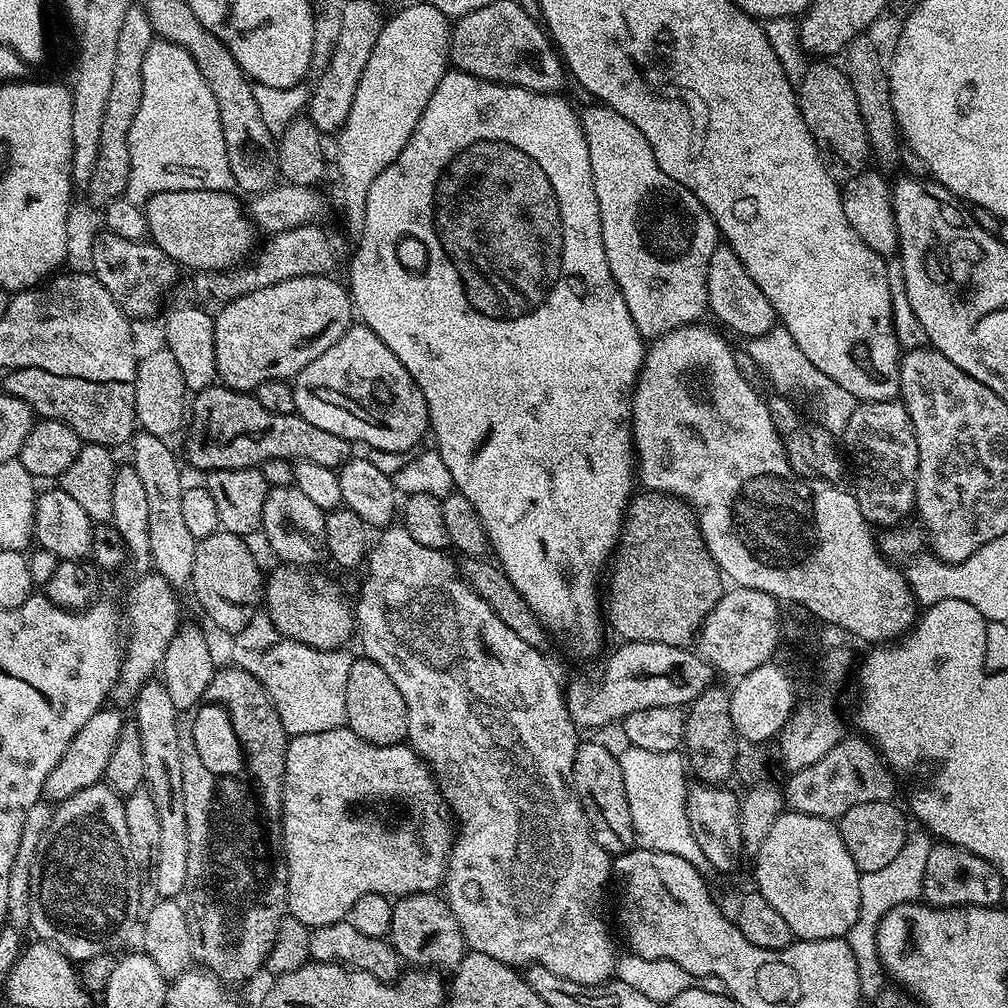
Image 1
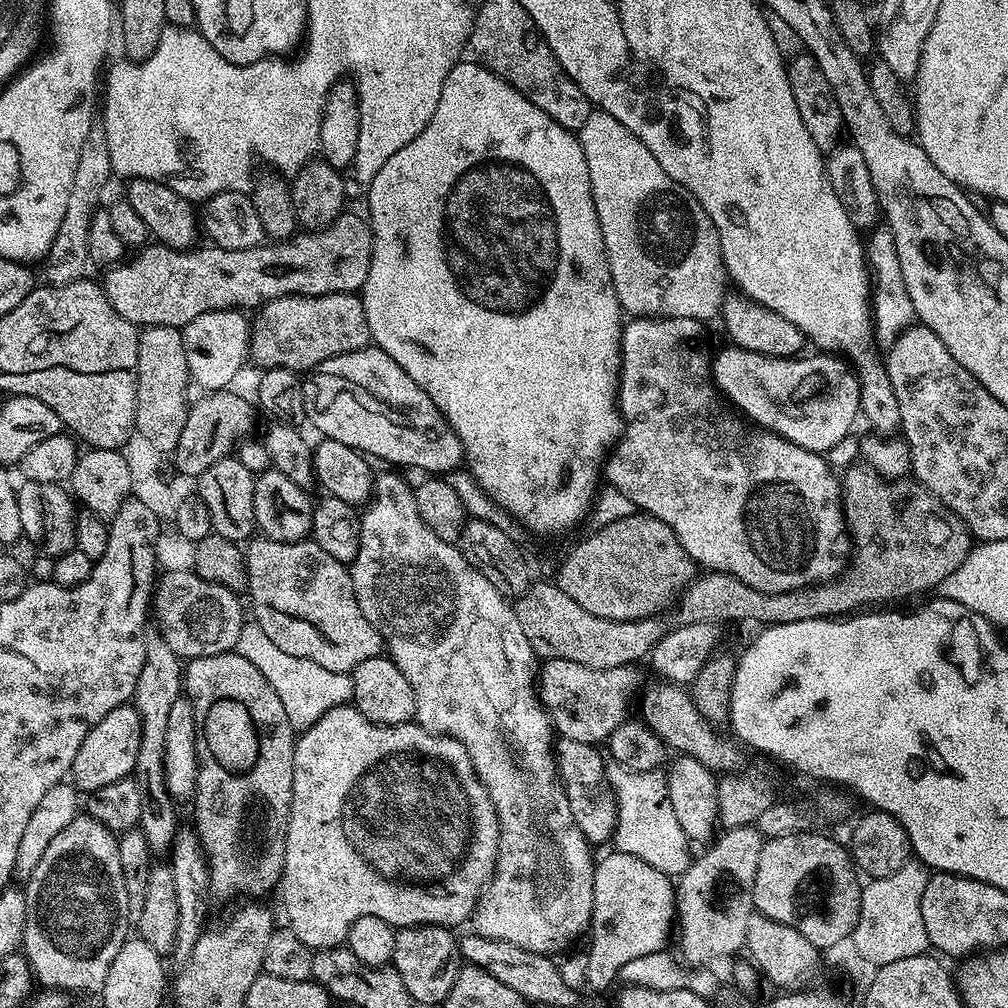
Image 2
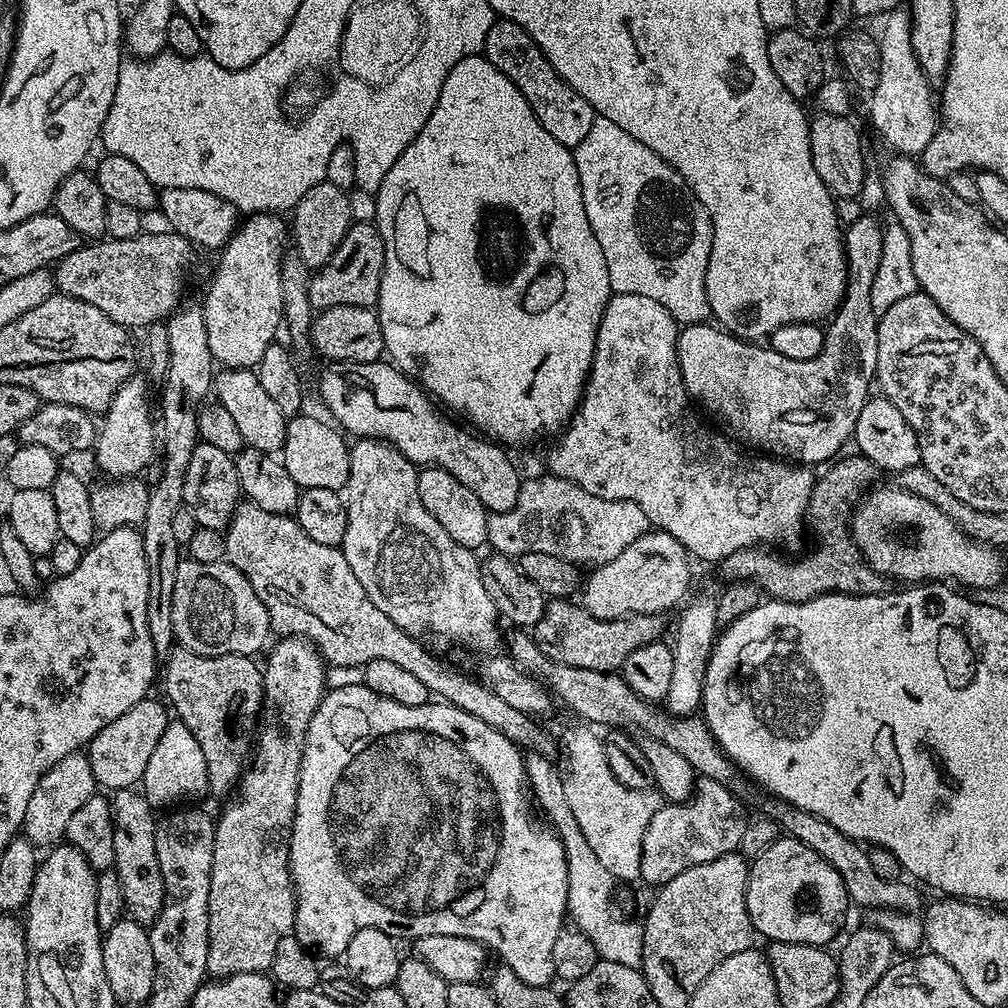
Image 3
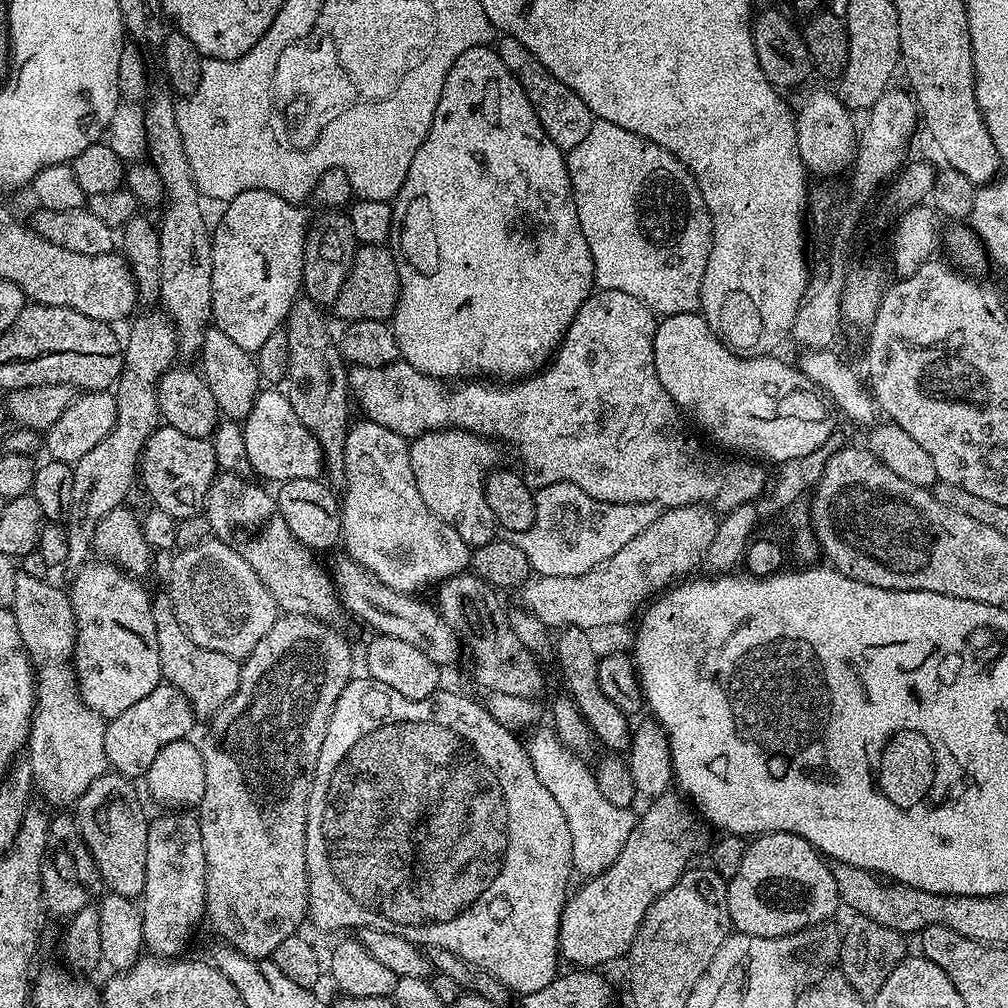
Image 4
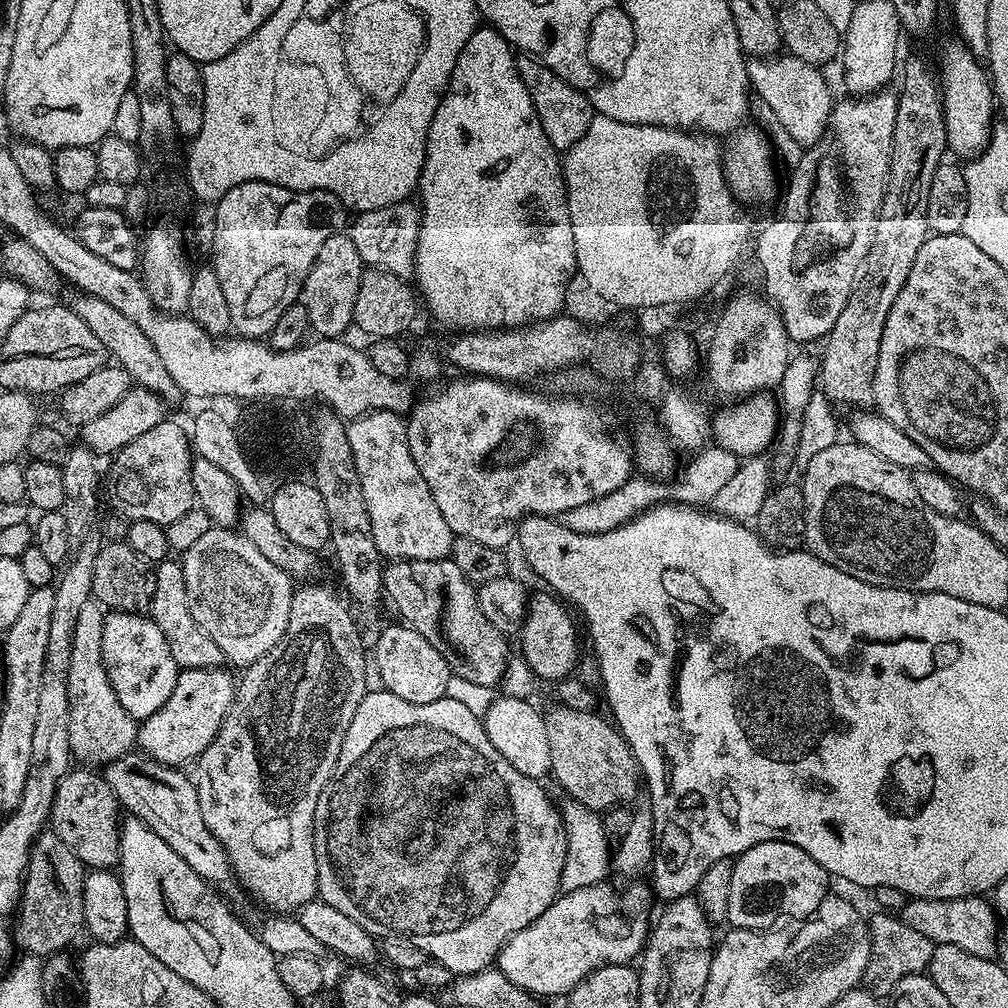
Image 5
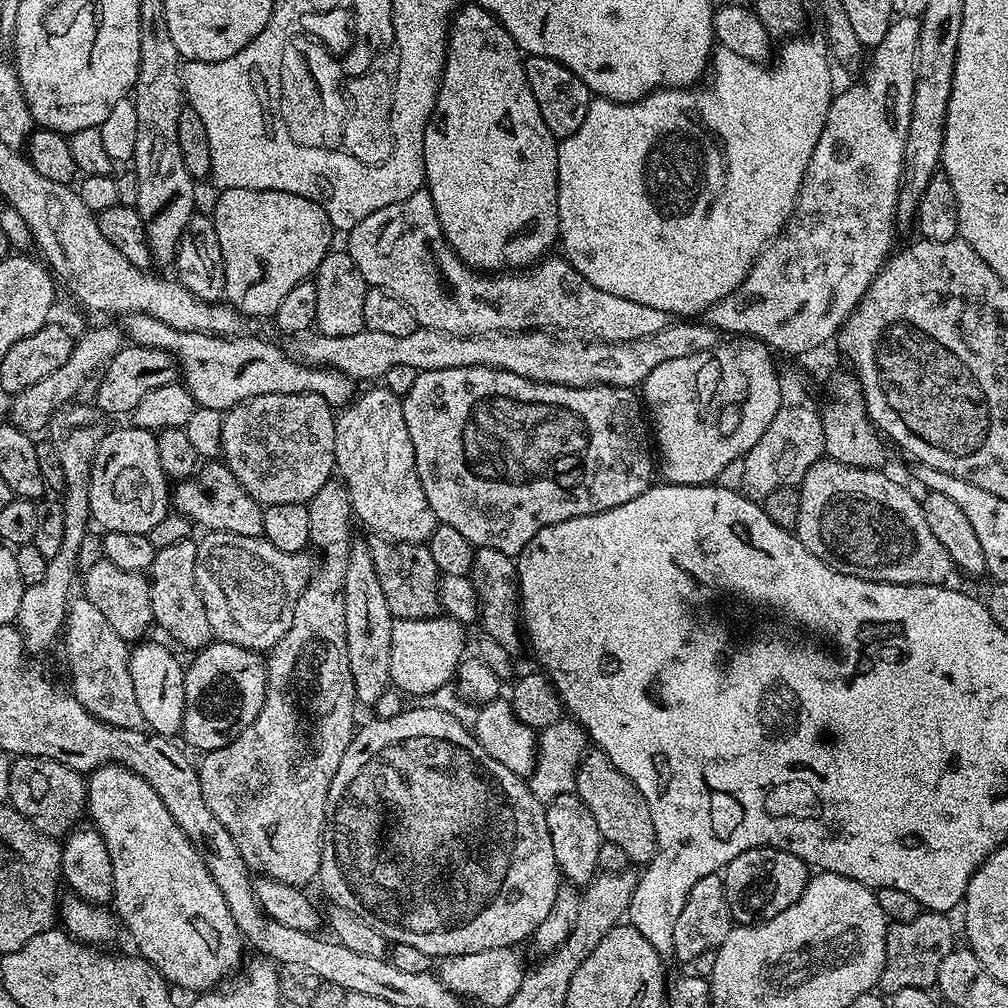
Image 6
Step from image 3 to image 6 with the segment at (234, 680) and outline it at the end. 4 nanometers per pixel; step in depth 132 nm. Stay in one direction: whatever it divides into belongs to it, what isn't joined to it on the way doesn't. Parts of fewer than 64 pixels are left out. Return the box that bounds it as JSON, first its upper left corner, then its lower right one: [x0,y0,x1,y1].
[150,538,214,650]

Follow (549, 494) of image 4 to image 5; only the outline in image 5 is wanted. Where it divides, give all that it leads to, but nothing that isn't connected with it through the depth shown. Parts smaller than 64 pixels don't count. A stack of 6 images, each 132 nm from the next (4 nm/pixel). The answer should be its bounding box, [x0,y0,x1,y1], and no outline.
[562,446,740,533]

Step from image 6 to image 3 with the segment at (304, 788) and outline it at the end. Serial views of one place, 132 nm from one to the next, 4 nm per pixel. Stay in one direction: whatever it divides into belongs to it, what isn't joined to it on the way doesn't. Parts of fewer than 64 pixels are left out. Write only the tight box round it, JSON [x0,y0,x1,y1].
[208,636,326,978]

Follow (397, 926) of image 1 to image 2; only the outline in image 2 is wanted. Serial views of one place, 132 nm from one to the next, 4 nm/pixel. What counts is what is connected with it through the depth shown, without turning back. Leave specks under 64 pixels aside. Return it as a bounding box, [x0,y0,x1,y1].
[391,924,462,1005]

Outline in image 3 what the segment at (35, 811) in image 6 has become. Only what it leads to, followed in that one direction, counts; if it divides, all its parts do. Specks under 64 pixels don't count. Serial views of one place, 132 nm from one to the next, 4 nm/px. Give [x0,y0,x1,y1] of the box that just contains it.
[111,789,164,926]

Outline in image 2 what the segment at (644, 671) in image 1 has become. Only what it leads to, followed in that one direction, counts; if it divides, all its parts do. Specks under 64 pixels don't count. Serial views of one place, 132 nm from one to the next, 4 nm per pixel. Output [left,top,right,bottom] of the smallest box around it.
[538,660,642,745]

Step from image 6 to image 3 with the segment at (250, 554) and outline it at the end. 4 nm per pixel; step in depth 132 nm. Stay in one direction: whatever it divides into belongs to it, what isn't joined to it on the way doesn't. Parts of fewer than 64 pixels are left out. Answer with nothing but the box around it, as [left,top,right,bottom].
[174,559,272,656]

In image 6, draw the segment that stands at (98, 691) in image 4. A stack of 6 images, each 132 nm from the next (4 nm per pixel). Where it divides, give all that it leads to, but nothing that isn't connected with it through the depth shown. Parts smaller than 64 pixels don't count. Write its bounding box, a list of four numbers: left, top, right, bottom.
[128,643,185,738]

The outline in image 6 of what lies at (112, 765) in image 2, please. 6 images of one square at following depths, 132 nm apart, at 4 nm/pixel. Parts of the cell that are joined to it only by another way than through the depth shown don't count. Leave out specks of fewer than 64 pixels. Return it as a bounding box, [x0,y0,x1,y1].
[182,642,268,754]

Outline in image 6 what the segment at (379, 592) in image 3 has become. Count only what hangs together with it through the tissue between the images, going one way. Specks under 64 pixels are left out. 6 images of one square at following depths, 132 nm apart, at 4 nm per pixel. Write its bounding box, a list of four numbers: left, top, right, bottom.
[334,387,438,544]

